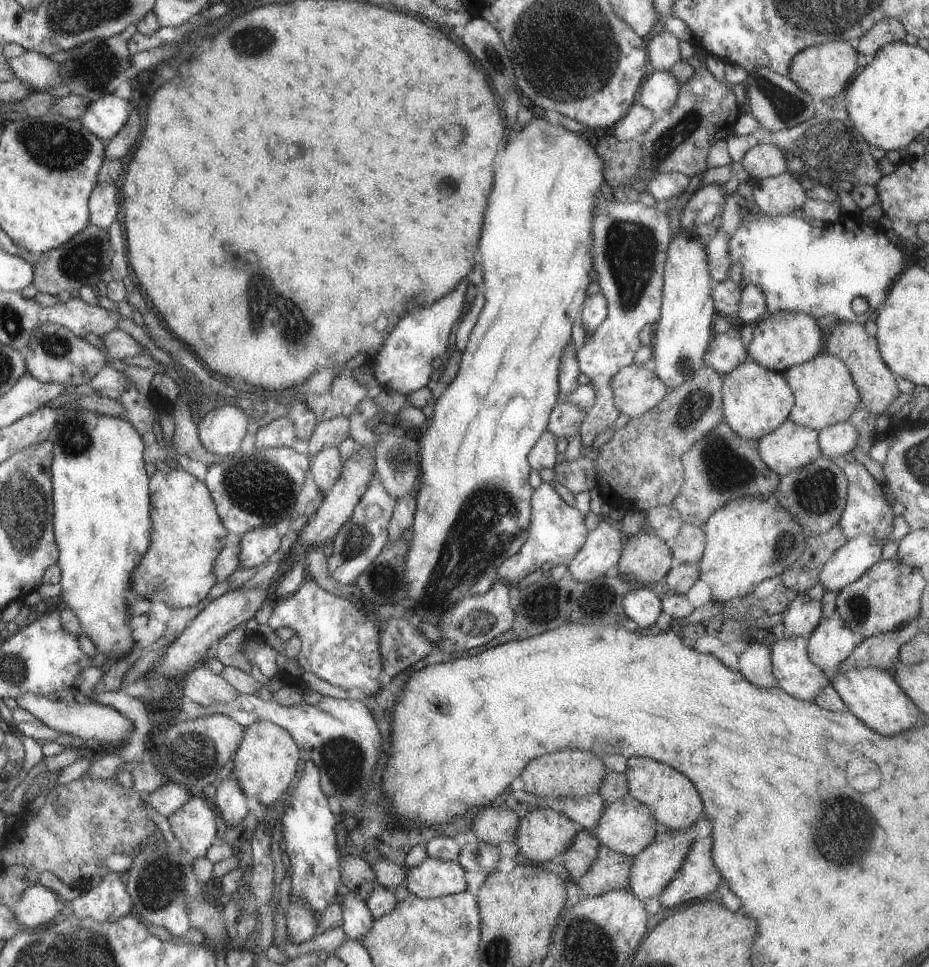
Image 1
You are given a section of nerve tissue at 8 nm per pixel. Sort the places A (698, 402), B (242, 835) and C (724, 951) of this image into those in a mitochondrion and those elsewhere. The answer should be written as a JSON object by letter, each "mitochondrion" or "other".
{"A":"mitochondrion","B":"other","C":"other"}

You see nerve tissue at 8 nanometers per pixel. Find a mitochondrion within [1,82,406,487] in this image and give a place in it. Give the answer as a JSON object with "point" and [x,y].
{"point":[53,144]}

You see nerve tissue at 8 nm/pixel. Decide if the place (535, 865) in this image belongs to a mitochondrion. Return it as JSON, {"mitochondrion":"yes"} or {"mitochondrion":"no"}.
{"mitochondrion":"no"}

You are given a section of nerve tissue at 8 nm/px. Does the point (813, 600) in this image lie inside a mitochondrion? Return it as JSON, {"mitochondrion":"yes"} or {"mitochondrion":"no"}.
{"mitochondrion":"no"}

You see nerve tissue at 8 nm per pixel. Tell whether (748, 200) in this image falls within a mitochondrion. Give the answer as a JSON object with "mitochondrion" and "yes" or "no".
{"mitochondrion":"no"}

